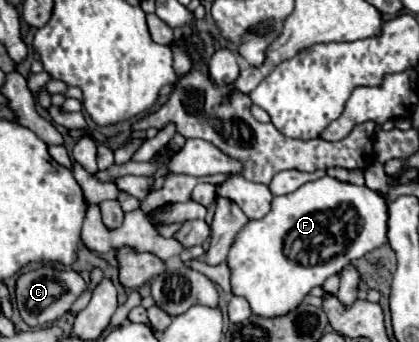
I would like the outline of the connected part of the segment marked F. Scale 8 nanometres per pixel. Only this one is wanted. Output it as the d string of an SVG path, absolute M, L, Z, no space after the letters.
M325 176L303 184L291 194L275 196L267 216L257 222L249 220L237 232L227 254L227 266L231 270L231 292L235 296L243 296L257 316L287 316L305 300L311 288L323 286L329 276L339 274L349 262L365 256L367 252L383 244L387 244L387 204L381 194L367 186L345 184L331 176Z

